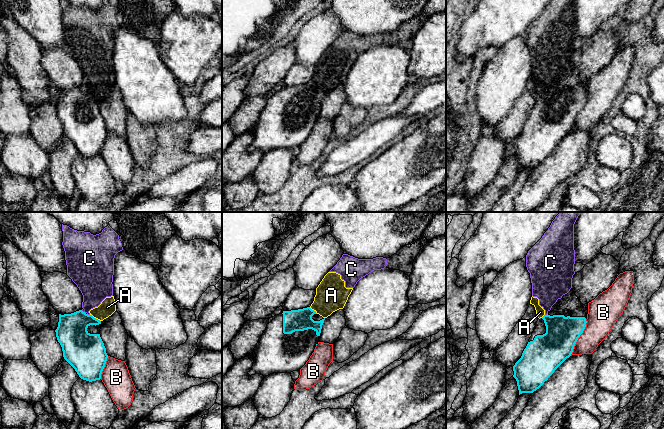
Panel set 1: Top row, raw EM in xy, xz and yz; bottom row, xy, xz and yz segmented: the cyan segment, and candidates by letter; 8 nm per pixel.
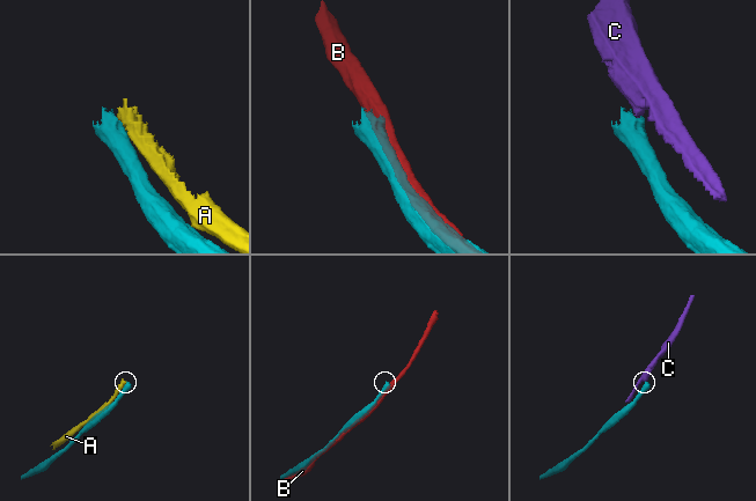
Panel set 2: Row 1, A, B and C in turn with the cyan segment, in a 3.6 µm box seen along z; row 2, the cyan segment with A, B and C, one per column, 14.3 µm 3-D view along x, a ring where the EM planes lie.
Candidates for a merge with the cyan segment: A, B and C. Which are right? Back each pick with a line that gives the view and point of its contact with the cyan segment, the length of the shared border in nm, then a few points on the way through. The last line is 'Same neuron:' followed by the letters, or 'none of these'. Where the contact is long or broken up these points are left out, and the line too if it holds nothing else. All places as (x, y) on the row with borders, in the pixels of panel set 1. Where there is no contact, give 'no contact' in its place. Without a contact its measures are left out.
Same neuron: none of these

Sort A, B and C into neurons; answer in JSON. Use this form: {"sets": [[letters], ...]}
{"sets": [["A", "C"], ["B"]]}

